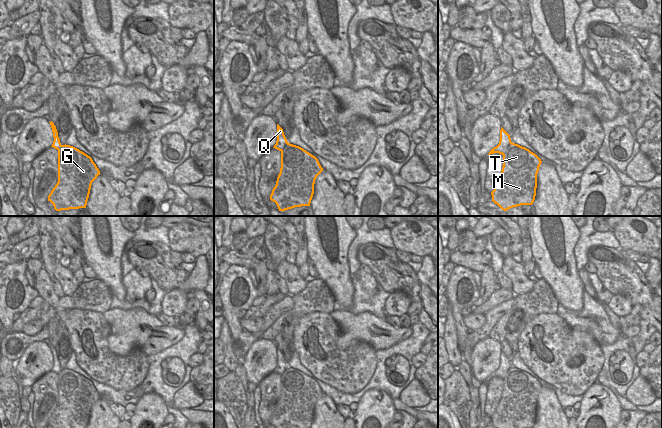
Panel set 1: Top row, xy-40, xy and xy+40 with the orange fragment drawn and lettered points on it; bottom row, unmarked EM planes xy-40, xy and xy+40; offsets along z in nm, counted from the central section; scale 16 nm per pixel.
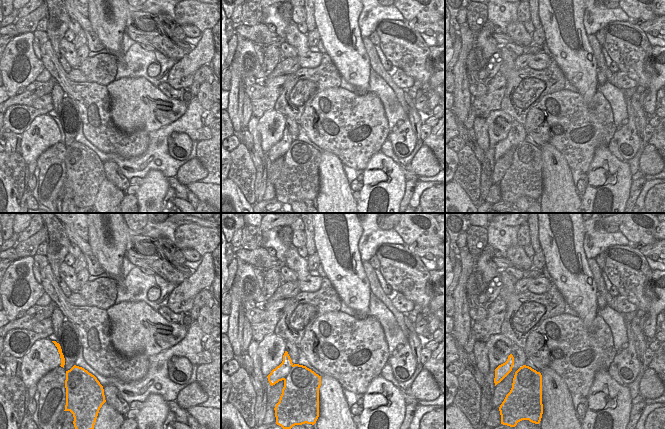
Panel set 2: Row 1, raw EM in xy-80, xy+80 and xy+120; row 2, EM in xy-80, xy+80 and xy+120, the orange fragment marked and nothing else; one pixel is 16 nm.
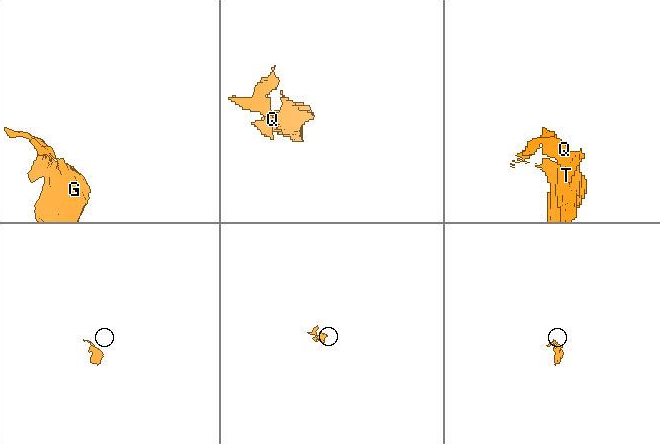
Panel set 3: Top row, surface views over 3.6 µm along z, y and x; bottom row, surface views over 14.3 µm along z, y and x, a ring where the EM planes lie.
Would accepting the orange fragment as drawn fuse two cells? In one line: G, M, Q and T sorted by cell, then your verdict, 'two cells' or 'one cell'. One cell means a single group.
groups G M T / Q; two cells

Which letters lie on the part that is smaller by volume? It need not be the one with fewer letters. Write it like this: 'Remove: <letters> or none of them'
Remove: Q

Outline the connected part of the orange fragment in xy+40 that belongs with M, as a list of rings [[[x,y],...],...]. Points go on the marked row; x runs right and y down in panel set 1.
[[[511,143],[503,155],[500,178],[491,192],[492,201],[502,210],[532,205],[541,159],[529,149]]]

